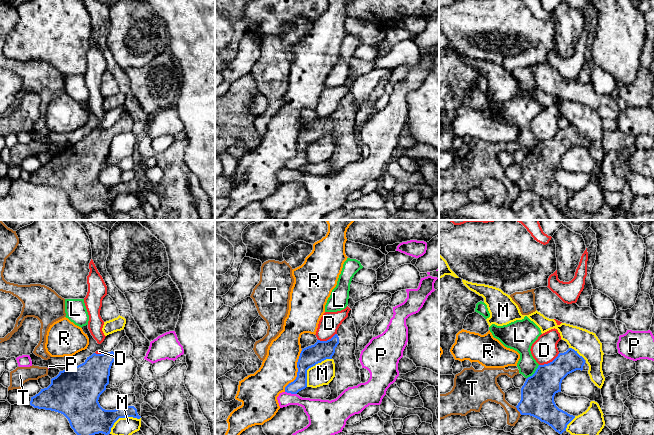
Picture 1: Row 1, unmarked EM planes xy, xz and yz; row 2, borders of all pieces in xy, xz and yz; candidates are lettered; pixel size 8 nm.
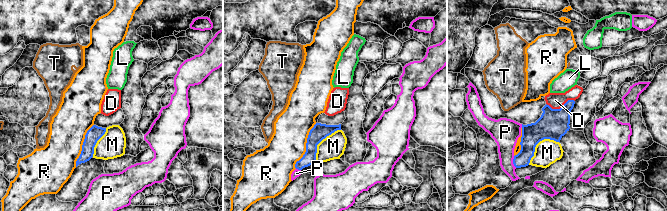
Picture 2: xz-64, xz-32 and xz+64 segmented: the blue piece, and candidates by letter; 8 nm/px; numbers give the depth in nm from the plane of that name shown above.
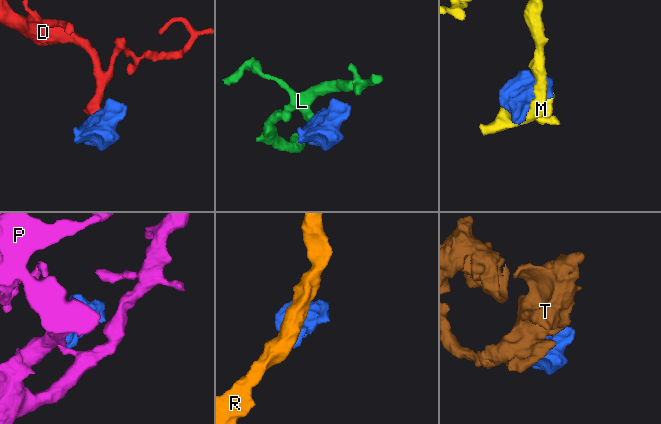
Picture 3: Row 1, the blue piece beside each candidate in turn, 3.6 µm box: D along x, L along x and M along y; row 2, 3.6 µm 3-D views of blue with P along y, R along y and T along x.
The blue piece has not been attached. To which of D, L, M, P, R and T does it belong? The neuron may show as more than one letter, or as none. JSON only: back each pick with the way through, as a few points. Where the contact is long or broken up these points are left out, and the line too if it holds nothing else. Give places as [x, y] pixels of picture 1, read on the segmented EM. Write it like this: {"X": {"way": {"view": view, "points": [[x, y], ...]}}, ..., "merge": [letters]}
{"merge": []}

